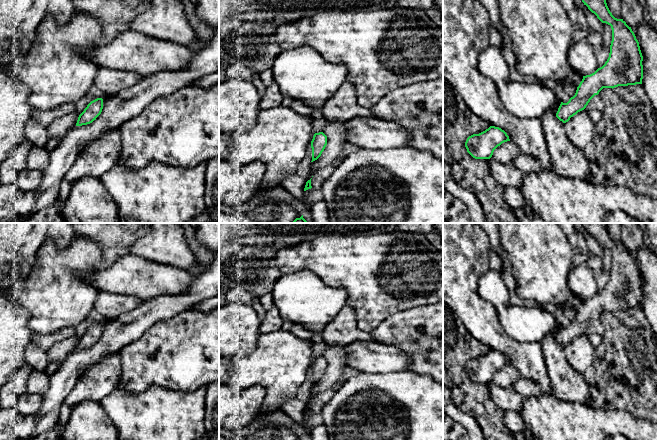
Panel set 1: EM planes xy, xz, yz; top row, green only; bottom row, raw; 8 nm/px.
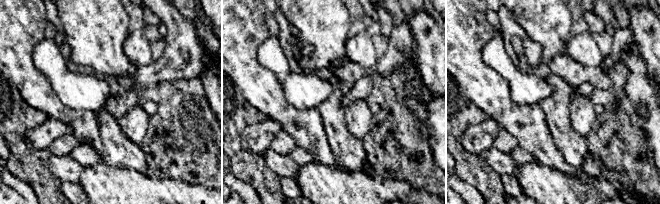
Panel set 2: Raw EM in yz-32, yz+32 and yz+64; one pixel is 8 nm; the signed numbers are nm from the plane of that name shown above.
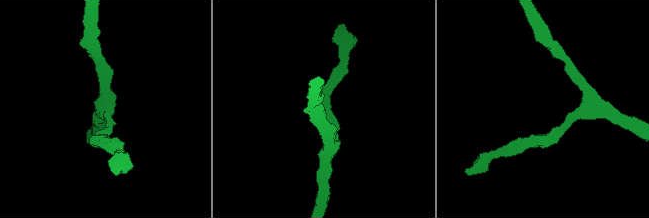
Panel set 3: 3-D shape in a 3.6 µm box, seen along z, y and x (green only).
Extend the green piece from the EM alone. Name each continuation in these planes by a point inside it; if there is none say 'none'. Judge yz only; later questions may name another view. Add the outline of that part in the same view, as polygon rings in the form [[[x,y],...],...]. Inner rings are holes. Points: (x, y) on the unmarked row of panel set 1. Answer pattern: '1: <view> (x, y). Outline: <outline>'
none

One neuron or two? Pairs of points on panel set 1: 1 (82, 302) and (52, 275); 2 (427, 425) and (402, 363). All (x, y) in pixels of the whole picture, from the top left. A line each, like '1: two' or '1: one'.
1: one
2: two

